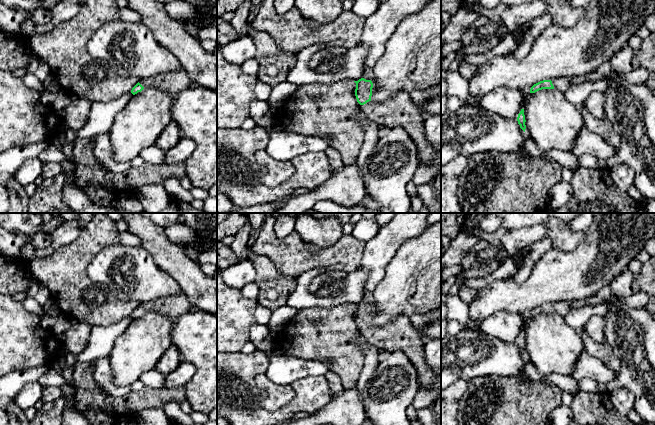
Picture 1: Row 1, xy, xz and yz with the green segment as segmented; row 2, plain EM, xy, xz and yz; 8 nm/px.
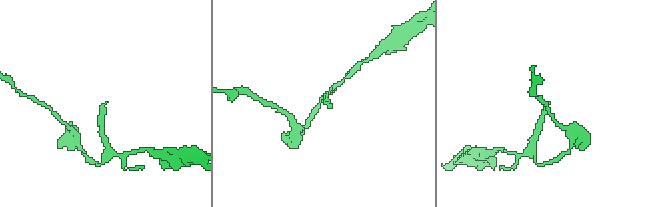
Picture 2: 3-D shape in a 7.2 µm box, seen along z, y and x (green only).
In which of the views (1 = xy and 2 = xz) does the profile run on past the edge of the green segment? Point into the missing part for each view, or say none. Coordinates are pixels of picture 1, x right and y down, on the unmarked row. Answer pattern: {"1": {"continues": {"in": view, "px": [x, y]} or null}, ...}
{"1": {"continues": {"in": "xy", "px": [174, 306]}}, "2": {"continues": {"in": "xz", "px": [399, 334]}}}

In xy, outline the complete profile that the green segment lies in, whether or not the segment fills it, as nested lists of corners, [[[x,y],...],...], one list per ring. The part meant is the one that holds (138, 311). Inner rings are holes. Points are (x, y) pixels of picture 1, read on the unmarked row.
[[[181,292],[175,295],[161,297],[150,302],[141,303],[132,312],[131,317],[135,319],[145,312],[157,311],[175,320],[192,309],[193,306],[191,305],[189,299],[183,292]]]

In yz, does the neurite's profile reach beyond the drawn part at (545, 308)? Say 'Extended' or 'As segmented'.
Extended

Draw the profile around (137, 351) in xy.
[[[148,311],[133,319],[125,332],[116,339],[108,356],[113,372],[113,383],[117,386],[130,386],[155,368],[162,354],[173,345],[171,330],[174,319],[157,311]]]

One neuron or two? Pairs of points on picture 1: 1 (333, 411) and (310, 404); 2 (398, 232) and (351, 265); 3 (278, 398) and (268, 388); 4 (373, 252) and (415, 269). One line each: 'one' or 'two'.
1: two
2: two
3: one
4: two

